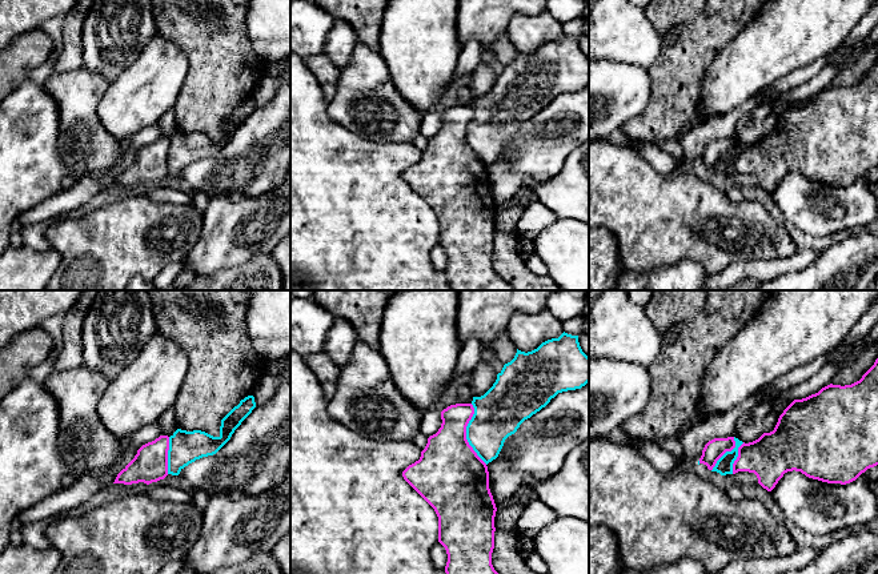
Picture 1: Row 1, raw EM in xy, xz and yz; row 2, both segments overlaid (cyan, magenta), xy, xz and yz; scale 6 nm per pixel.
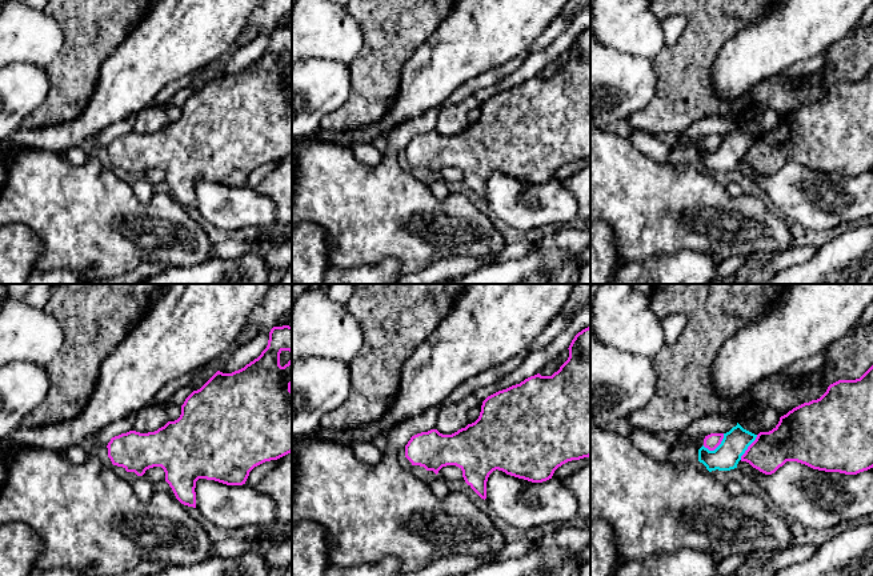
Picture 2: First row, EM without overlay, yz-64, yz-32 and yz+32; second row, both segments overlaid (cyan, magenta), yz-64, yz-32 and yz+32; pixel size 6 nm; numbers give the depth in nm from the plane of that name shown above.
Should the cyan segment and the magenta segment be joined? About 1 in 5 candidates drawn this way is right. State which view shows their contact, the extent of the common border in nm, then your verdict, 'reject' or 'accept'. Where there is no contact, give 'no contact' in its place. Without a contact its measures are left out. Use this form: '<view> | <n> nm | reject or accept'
yz | 260 nm | reject

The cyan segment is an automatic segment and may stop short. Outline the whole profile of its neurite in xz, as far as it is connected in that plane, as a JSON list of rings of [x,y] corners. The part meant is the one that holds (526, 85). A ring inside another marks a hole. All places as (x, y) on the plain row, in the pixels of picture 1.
[[[562,35],[542,44],[532,53],[517,51],[514,60],[505,65],[493,88],[481,99],[473,99],[474,116],[466,128],[466,141],[488,166],[496,161],[505,141],[520,127],[545,109],[558,95],[581,91],[589,84],[589,59],[582,53],[578,37]]]

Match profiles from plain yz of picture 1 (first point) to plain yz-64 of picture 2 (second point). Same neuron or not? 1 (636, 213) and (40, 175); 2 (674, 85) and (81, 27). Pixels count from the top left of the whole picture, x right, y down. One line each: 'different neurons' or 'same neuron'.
1: same neuron
2: same neuron

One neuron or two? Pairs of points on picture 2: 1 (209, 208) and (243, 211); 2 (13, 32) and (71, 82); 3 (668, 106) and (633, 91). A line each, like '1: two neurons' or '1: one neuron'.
1: one neuron
2: two neurons
3: two neurons

